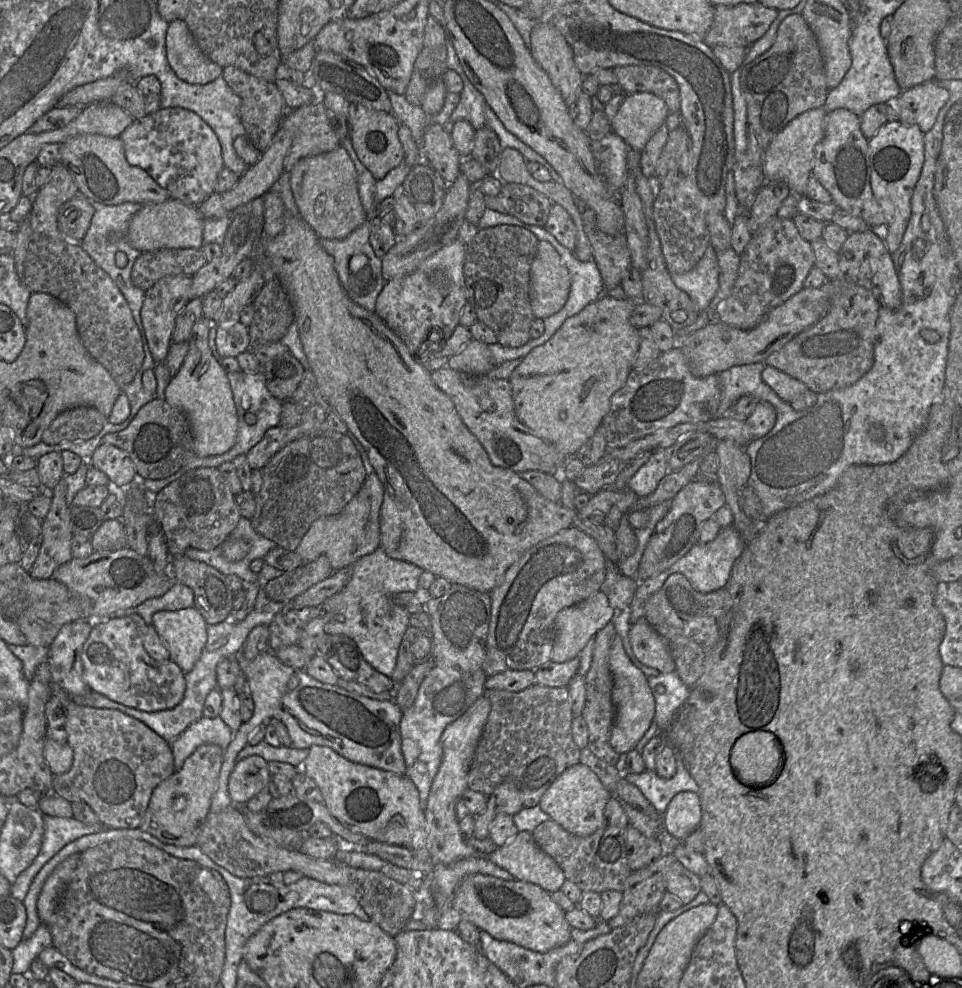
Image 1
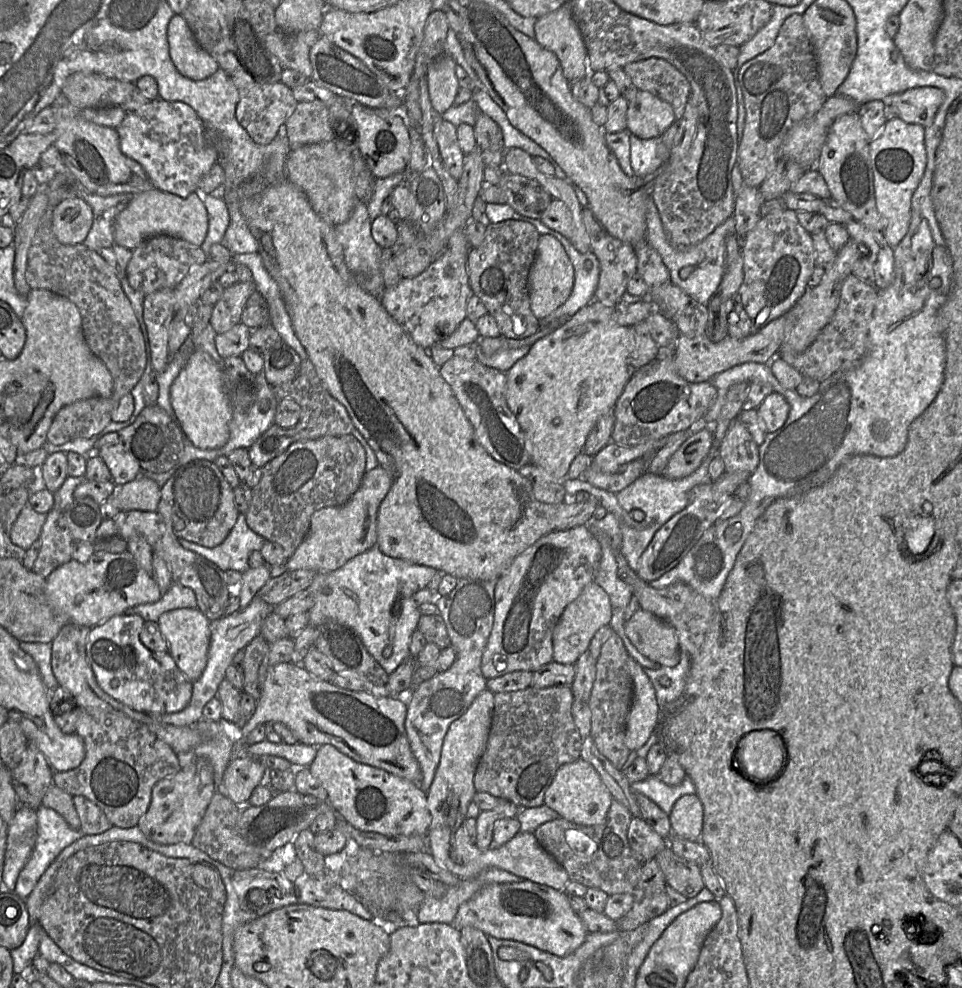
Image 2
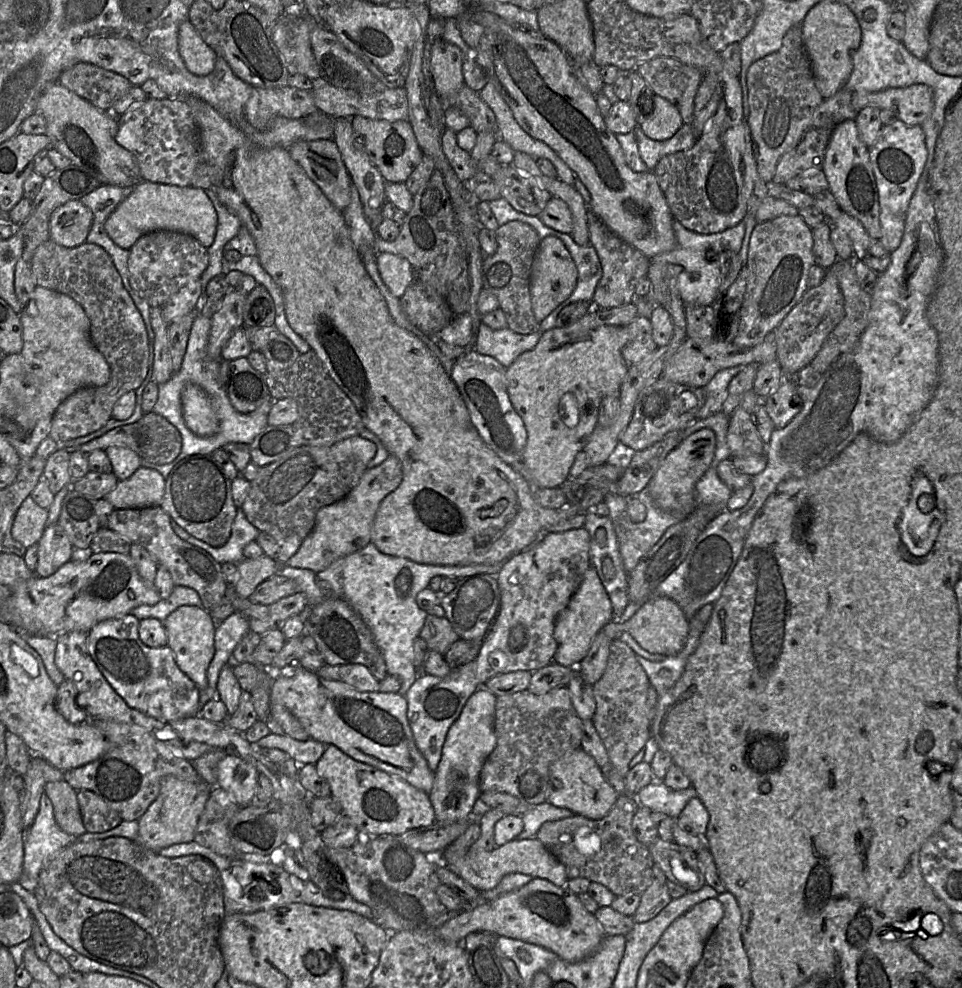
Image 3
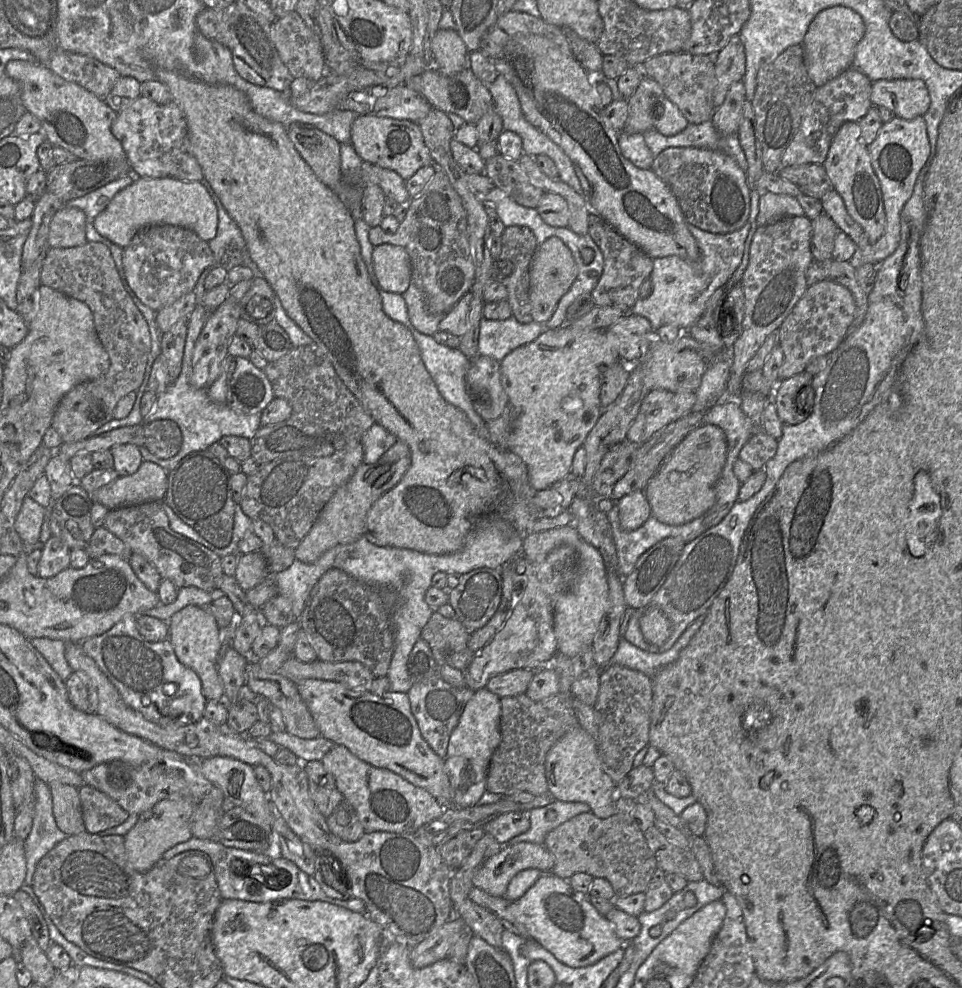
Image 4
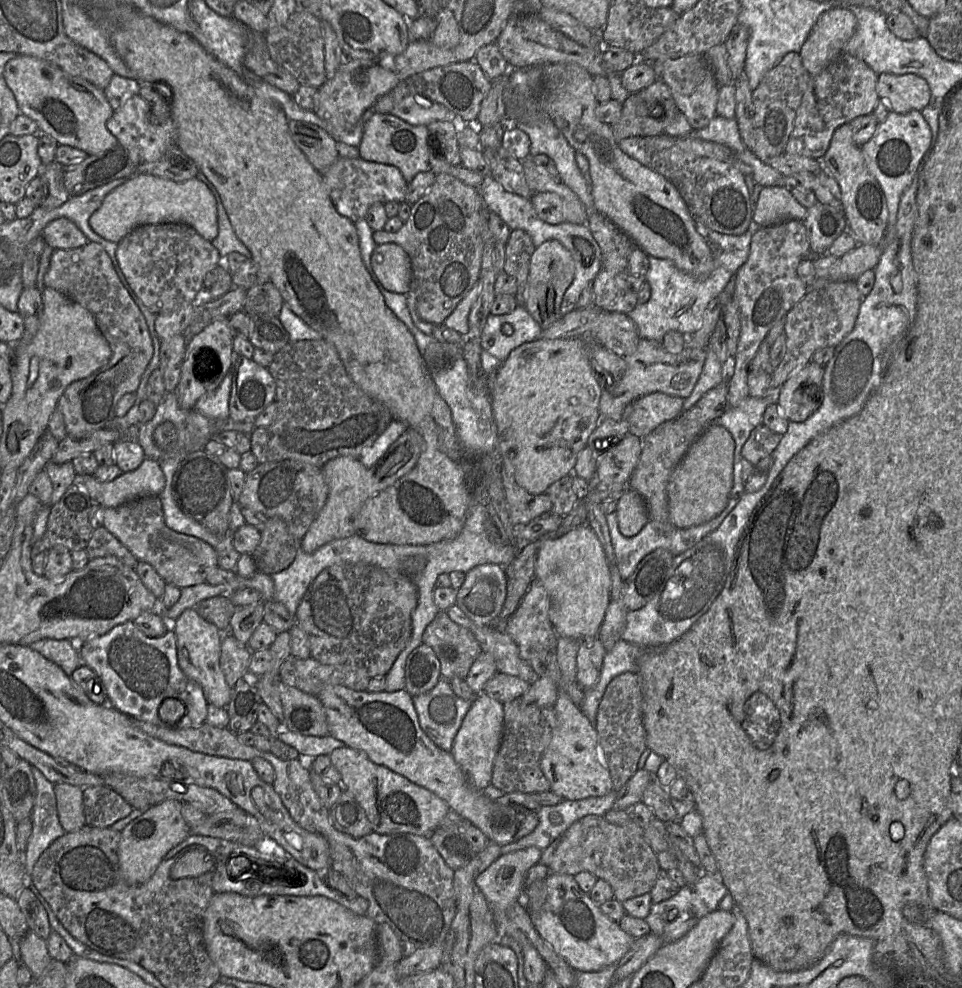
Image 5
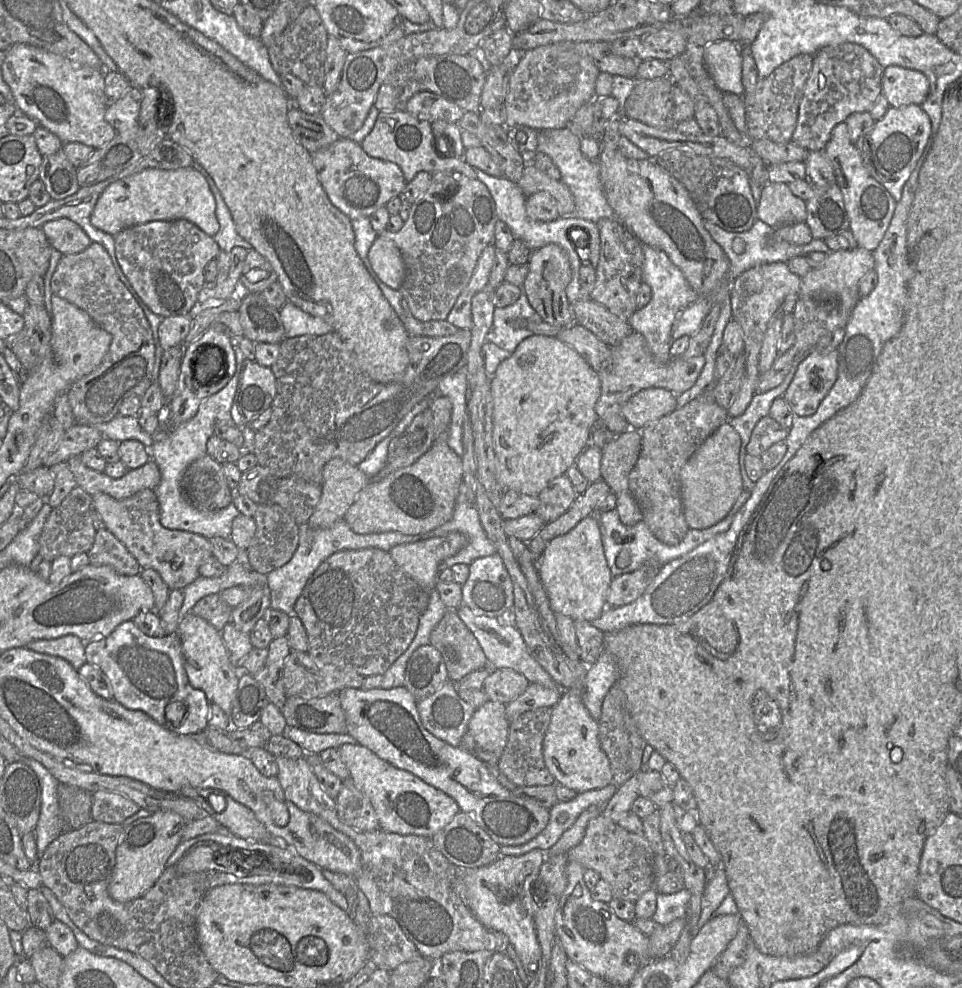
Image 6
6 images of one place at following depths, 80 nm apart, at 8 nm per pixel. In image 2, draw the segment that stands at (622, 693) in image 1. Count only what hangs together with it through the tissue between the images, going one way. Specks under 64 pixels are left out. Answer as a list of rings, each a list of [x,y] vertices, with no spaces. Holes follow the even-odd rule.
[[[630,656],[626,667],[633,682],[633,699],[627,718],[625,744],[631,751],[637,751],[656,729],[660,709],[653,684],[643,667]]]

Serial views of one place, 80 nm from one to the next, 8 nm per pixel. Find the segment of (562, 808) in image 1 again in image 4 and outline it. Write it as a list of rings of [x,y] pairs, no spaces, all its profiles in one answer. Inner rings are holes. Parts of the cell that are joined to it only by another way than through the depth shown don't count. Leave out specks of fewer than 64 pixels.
[[[579,724],[570,729],[548,751],[545,759],[545,775],[548,793],[562,802],[582,802],[591,807],[591,812],[600,819],[606,819],[616,813],[616,784],[606,774],[599,756],[597,741]]]

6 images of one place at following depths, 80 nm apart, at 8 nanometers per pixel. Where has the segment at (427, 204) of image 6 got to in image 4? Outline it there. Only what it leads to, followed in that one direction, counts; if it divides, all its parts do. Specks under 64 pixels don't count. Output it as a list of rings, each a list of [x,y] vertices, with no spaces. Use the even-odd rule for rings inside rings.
[[[437,170],[426,188],[411,199],[407,215],[395,233],[373,227],[369,240],[374,247],[391,244],[406,250],[413,281],[424,291],[431,314],[448,313],[474,284],[475,265],[468,241],[466,212],[460,196],[441,170]]]

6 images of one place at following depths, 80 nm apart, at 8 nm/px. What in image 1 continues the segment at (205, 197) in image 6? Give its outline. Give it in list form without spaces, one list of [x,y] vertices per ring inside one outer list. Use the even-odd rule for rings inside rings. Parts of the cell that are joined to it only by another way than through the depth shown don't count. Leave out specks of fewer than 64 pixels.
[[[170,197],[162,203],[142,206],[130,221],[127,241],[131,247],[141,252],[178,248],[200,249],[203,245],[204,220],[198,206],[187,205]]]

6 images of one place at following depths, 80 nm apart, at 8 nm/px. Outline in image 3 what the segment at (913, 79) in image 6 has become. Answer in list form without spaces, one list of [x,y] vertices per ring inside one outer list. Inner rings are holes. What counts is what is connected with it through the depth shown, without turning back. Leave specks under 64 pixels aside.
[[[925,84],[888,88],[878,92],[853,92],[852,105],[859,112],[866,106],[890,109],[907,125],[921,125],[934,106],[933,90]]]

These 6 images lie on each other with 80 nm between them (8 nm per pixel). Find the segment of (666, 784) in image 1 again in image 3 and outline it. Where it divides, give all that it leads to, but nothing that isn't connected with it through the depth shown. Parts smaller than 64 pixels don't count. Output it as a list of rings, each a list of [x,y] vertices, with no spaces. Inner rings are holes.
[[[653,779],[638,792],[636,798],[641,806],[651,811],[677,818],[687,802],[696,796],[697,792],[692,785],[682,790],[673,790],[663,780]]]

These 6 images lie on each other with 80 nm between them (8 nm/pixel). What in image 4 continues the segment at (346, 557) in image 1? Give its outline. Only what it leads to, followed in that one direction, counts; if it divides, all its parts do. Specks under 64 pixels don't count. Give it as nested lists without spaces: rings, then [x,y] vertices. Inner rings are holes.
[[[397,440],[376,463],[372,465],[361,463],[353,476],[322,508],[314,525],[295,549],[295,558],[303,563],[314,563],[334,546],[350,544],[364,537],[366,517],[371,506],[400,482],[410,465],[410,448],[400,440]]]

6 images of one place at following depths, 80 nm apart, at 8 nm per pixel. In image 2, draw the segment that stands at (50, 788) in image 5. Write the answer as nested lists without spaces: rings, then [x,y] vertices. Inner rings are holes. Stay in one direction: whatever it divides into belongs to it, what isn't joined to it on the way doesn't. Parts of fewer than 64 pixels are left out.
[[[42,805],[36,810],[37,838],[31,856],[16,880],[14,893],[23,901],[60,852],[84,834],[72,829],[54,810]]]

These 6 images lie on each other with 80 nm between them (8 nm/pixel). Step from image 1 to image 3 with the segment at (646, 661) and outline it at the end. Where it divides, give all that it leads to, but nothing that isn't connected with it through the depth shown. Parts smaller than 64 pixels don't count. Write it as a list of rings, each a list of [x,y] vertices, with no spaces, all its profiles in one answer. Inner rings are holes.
[[[652,596],[641,604],[624,624],[624,631],[630,633],[643,649],[666,656],[675,655],[682,649],[689,630],[689,621],[680,607],[670,598],[659,596]]]

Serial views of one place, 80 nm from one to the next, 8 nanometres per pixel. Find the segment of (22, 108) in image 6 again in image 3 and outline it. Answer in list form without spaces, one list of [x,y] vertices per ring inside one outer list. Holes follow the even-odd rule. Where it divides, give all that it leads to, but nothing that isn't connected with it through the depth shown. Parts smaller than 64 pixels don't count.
[[[55,82],[40,96],[37,112],[46,121],[46,135],[50,138],[50,147],[68,158],[71,164],[94,171],[102,185],[135,187],[143,181],[136,158],[115,140],[118,117],[111,111],[95,107],[59,82]]]

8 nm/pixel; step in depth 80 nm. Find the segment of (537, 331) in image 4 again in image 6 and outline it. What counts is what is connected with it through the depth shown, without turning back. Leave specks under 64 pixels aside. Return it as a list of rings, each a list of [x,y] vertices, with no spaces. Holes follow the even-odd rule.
[[[525,292],[512,305],[503,308],[496,307],[493,325],[486,336],[486,341],[513,353],[524,339],[533,335],[532,331],[528,329],[513,328],[515,320],[521,318],[536,323],[543,322],[539,314],[530,305]]]

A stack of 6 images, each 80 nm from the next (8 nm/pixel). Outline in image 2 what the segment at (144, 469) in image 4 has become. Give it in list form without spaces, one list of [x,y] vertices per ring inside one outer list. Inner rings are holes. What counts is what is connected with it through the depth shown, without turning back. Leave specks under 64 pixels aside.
[[[140,474],[133,481],[116,485],[112,497],[120,511],[156,511],[161,487],[156,481]]]

